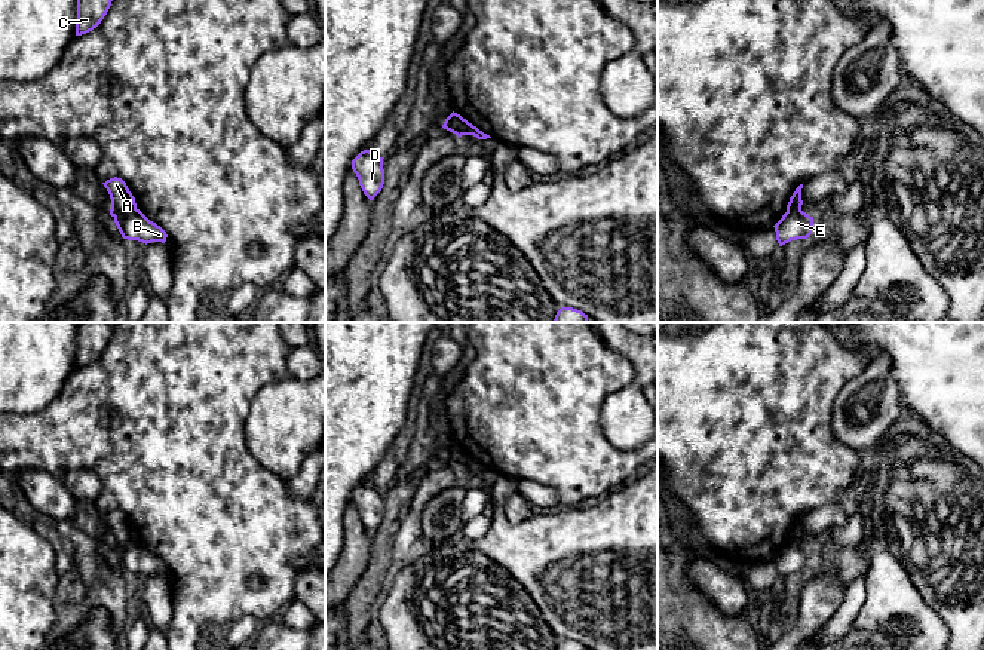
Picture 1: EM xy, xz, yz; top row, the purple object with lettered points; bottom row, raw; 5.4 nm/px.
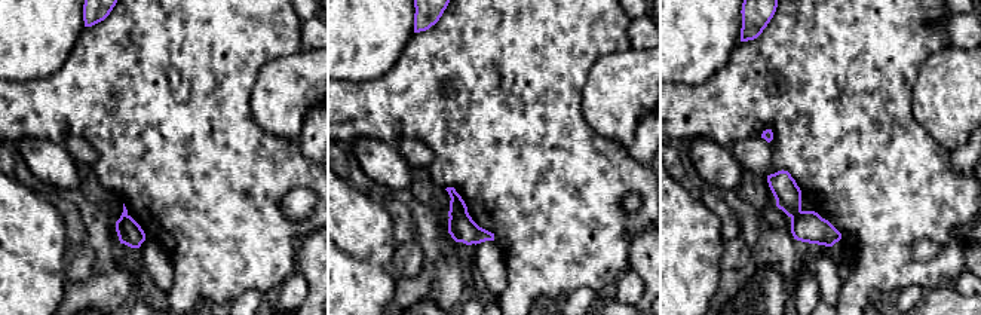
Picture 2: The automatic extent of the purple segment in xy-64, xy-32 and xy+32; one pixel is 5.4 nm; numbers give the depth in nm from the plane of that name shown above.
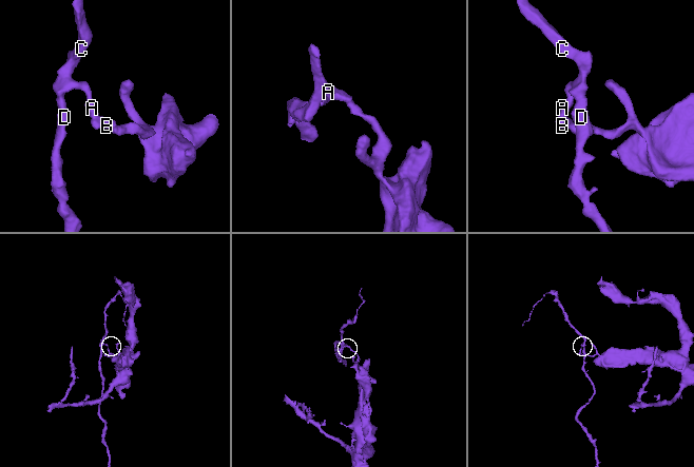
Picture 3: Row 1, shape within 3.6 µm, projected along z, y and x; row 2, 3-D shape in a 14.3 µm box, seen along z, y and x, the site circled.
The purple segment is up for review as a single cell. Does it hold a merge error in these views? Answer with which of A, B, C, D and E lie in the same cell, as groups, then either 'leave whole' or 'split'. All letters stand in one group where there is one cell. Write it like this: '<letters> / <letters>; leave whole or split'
A C D / B E; split

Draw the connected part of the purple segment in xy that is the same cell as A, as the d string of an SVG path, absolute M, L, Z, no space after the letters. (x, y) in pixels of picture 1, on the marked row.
M114 177L102 184L107 188L111 199L111 217L122 217L137 208L135 197L132 196L126 183L122 178Z

